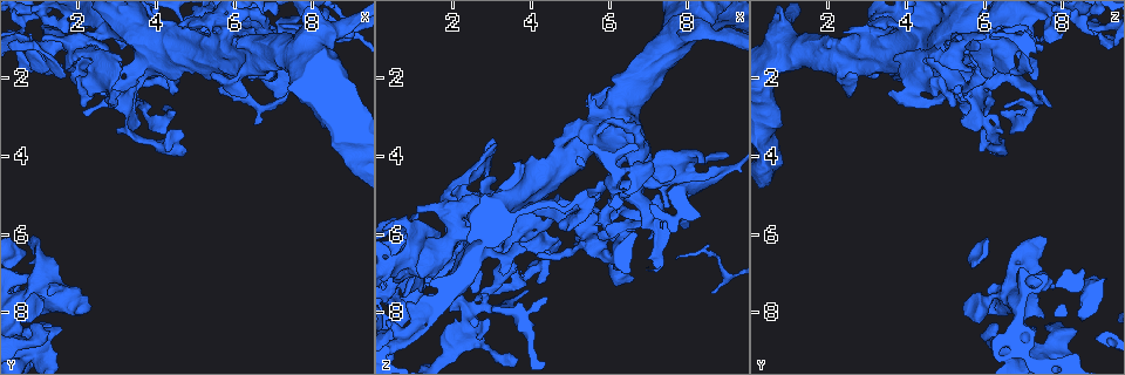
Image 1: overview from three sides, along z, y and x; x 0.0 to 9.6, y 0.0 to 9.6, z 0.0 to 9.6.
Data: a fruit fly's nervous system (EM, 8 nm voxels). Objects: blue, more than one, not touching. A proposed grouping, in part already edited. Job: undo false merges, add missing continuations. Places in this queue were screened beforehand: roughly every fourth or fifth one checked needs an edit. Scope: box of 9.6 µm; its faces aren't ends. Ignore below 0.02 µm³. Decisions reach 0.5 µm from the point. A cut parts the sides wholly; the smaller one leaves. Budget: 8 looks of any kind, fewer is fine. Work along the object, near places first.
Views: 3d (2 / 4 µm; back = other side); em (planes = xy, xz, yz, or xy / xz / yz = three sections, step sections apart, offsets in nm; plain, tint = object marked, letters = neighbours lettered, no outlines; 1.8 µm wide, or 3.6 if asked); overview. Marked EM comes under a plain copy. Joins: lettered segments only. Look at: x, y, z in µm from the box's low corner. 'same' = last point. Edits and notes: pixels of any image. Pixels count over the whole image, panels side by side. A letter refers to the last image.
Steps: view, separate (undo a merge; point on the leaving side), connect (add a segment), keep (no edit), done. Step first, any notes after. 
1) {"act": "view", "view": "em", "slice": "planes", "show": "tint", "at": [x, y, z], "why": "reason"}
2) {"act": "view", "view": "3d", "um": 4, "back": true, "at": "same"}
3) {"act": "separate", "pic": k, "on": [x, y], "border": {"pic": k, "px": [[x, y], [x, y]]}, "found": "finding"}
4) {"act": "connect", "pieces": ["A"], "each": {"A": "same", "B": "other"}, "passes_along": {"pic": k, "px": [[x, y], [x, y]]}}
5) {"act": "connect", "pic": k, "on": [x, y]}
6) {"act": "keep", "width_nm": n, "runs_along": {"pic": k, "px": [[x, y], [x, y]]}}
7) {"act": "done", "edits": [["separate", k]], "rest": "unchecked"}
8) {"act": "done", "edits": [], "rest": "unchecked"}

{"act": "view", "view": "em", "slice": "yz", "step": 16, "show": "tint", "at": [7.45, 0.85, 4.40], "why": "sudden change in width"}

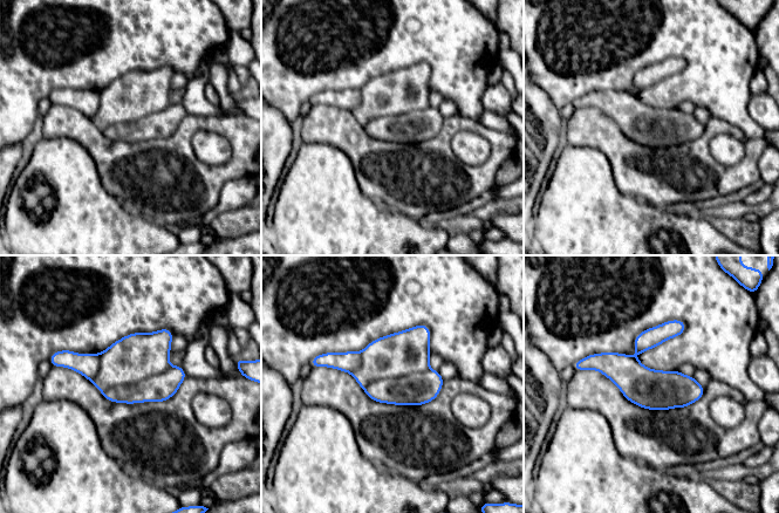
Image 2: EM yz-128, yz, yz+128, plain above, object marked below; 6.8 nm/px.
{"act": "view", "view": "em", "slice": "planes", "show": "letters", "at": "same", "why": "another direction"}

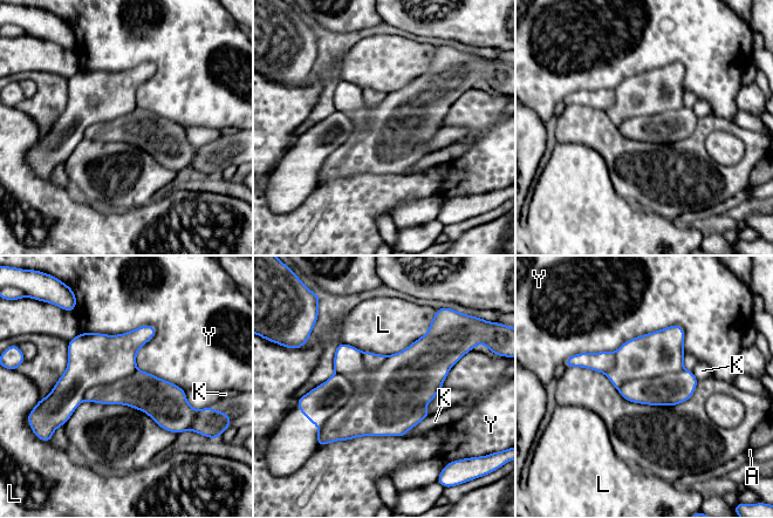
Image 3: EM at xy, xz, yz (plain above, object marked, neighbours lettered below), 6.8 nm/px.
{"act": "keep", "each": {"A": "other", "K": "other", "L": "other", "Y": "other"}, "border": {"pic": 3, "px": [[65, 423], [176, 435]]}, "found": "continuous, no second neuron"}

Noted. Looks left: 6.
{"act": "view", "view": "3d", "um": 4, "at": [8.85, 0.65, 0.90], "why": "sudden change in width"}

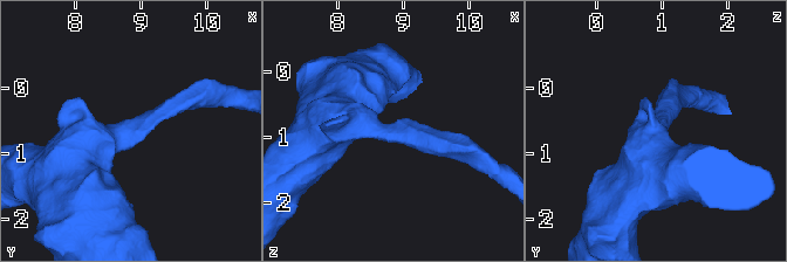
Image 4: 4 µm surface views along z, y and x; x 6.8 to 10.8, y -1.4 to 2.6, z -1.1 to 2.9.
{"act": "view", "view": "em", "slice": "xy", "step": 4, "show": "letters", "at": [8.85, 0.70, 0.85], "arm_widths_nm": [260, 600], "why": "need the tissue"}

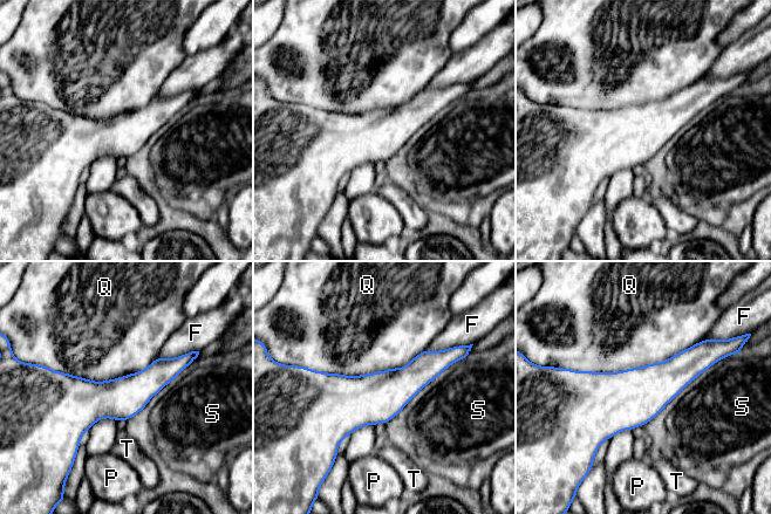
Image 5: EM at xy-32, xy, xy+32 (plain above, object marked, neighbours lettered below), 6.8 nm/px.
{"act": "keep", "each": {"F": "other", "P": "other", "Q": "other", "S": "other", "T": "other"}, "border": {"pic": 5, "px": [[697, 341], [641, 367], [570, 369]]}, "found": "continuous, no second neuron"}

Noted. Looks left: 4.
{"act": "view", "view": "3d", "um": 2, "at": [5.80, 0.80, 6.20], "why": "calibre changes"}

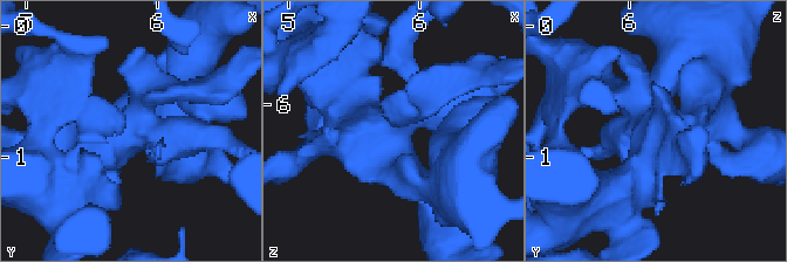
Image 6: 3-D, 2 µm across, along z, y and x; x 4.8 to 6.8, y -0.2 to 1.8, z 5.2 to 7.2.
{"act": "view", "view": "em", "slice": "planes", "show": "letters", "at": [5.84, 0.78, 6.18], "why": "shape alone is not enough"}

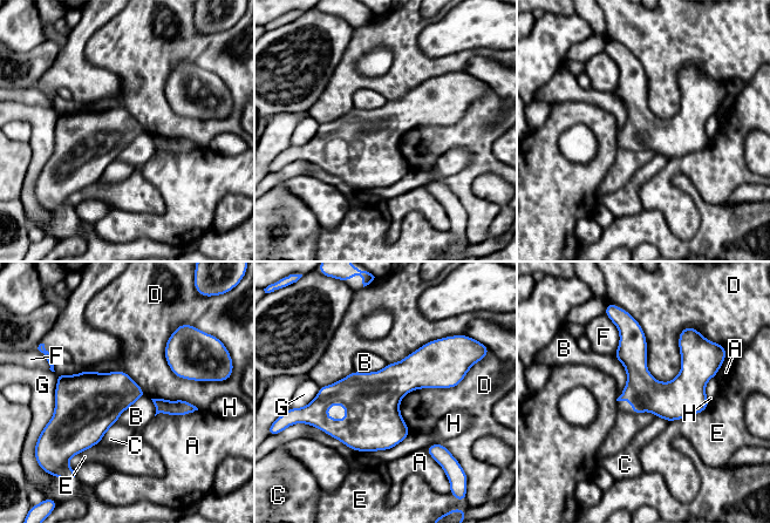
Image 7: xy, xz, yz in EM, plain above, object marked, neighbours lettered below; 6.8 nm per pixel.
{"act": "keep", "longest_contact_nm": ["D", 550], "each": {"A": "other", "B": "other", "C": "other", "D": "other", "E": "other", "F": "other", "G": "other", "H": "other"}, "border": {"pic": 7, "px": [[629, 313], [646, 368], [669, 382]]}, "found": "continuous, no second neuron"}

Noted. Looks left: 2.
{"act": "done", "edits": [], "rest": "unchecked"}

